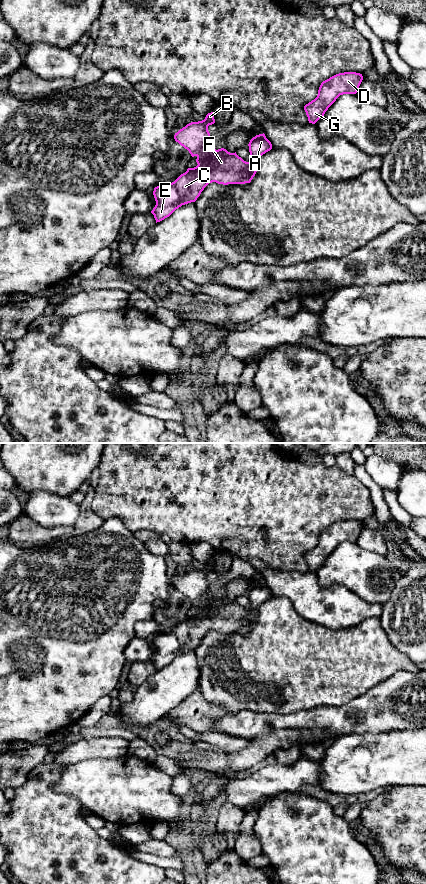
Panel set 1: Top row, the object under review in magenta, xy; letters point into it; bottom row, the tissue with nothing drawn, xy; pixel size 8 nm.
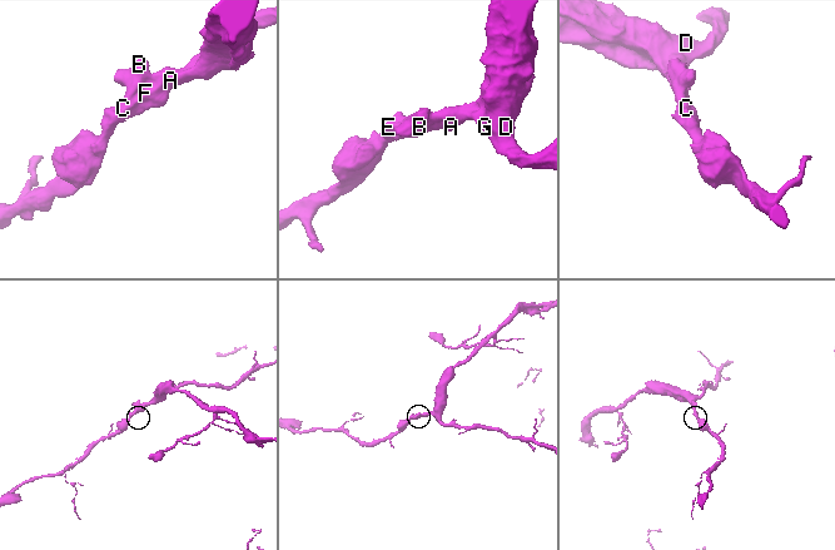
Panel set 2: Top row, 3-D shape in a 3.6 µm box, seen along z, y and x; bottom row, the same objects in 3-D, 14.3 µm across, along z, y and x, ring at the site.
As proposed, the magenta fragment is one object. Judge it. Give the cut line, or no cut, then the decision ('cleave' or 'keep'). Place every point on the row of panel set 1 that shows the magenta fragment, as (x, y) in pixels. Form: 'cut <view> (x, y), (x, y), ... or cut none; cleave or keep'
cut none; keep

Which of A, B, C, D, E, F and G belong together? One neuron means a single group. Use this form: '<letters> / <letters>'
A B C D E F G

